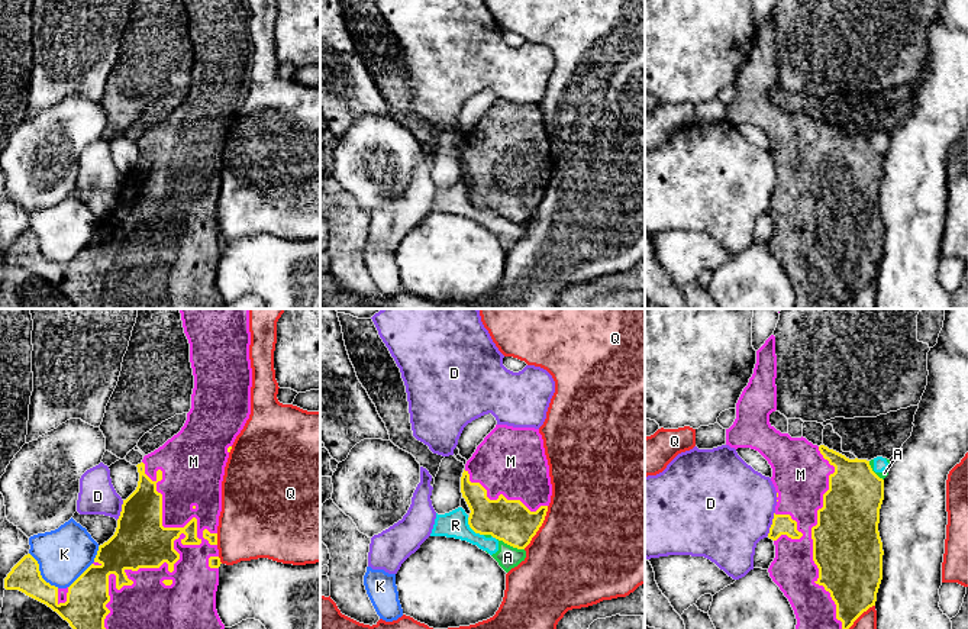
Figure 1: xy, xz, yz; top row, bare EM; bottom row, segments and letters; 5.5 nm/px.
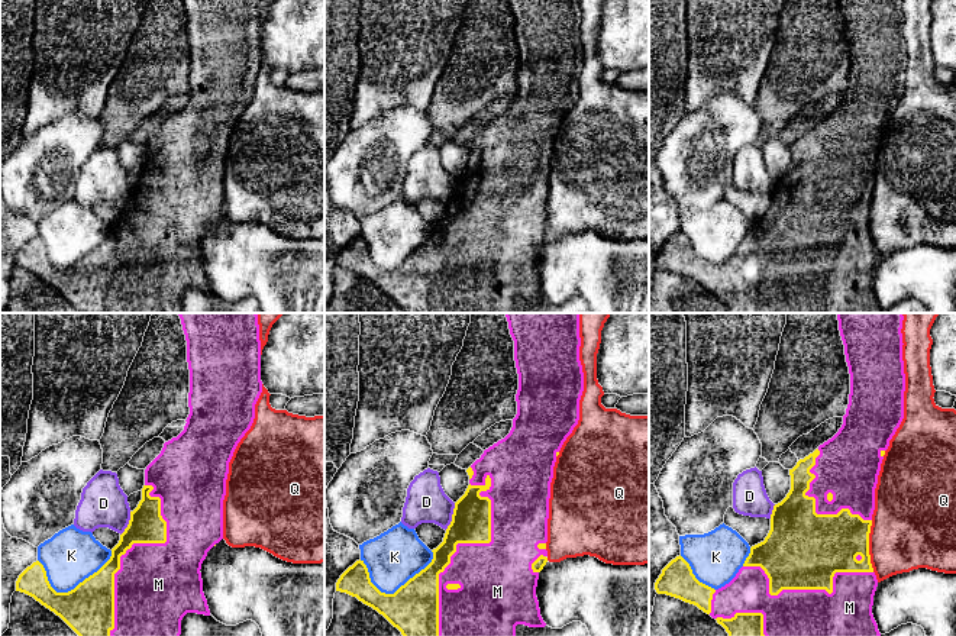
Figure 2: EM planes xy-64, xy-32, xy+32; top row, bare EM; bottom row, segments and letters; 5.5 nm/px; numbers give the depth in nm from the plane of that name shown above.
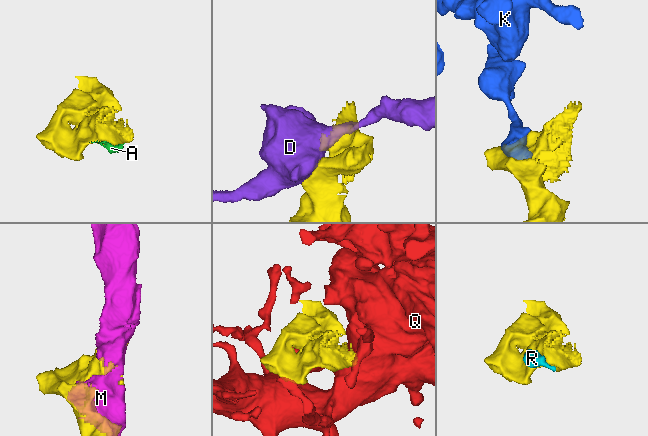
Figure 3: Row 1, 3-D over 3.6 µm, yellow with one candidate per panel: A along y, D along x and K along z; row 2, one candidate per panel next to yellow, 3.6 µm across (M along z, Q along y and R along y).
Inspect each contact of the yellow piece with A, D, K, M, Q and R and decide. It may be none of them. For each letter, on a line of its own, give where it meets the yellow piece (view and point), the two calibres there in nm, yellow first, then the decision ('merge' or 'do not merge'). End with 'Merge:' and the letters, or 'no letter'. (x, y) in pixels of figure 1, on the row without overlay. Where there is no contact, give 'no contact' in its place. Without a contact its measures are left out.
A: xz (510, 221) | 240/130 nm | do not merge
D: yz (773, 199) | 110/480 nm | do not merge
K: xy (39, 248) | 170/300 nm | do not merge
M: xy (178, 234) | 300/280 nm | merge
Q: xz (539, 202) | 240/500 nm | do not merge
R: xz (473, 205) | 240/140 nm | do not merge
Merge: M

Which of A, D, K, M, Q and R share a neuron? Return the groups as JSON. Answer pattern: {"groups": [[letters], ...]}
{"groups": [["A", "R"], ["D"], ["K"], ["M"], ["Q"]]}

